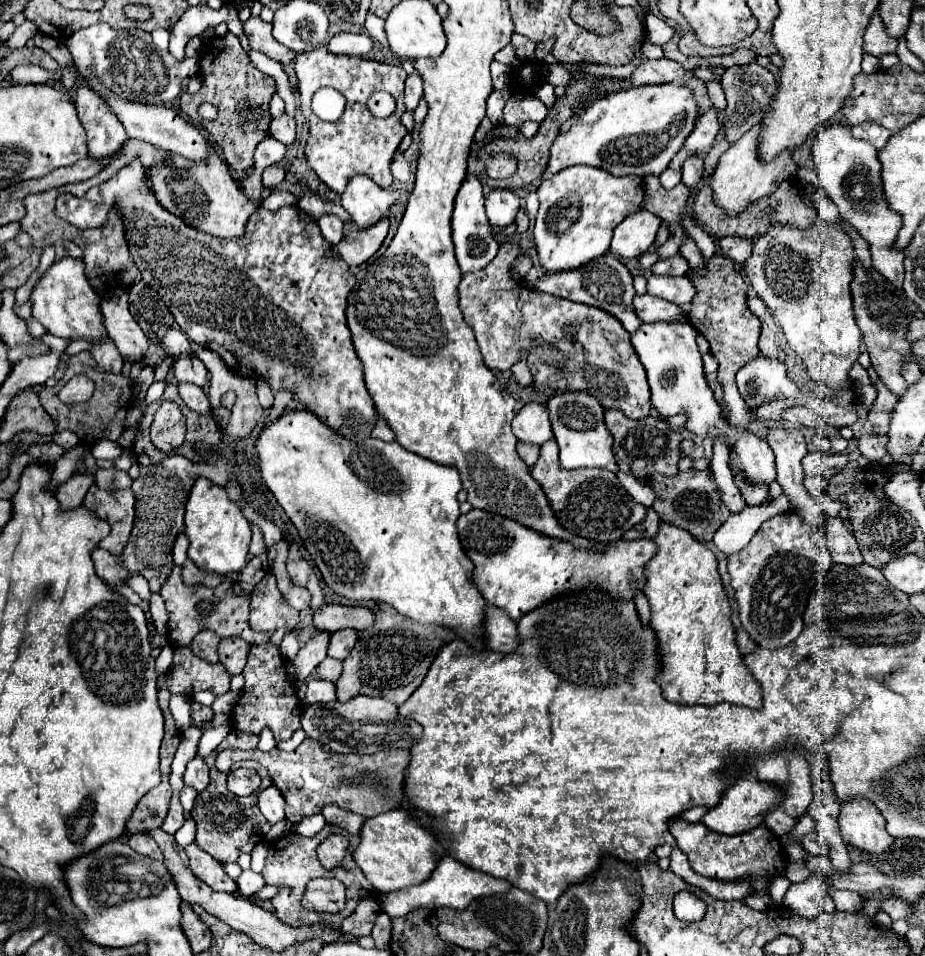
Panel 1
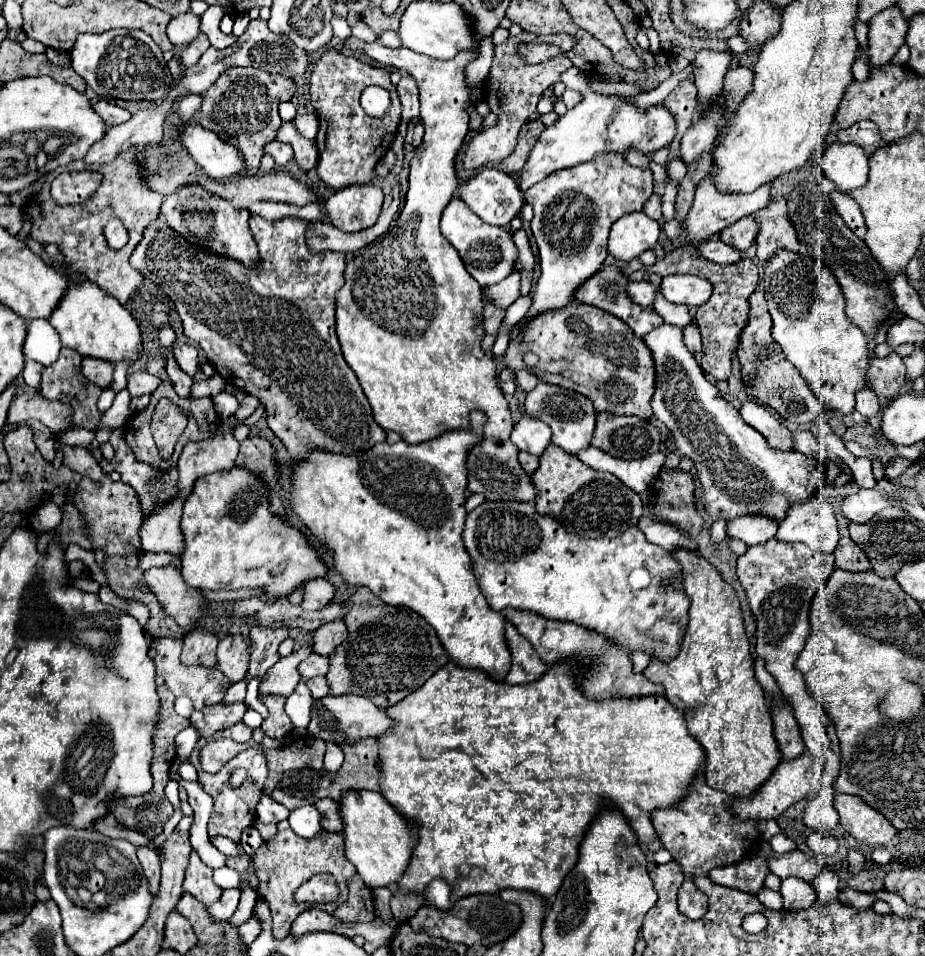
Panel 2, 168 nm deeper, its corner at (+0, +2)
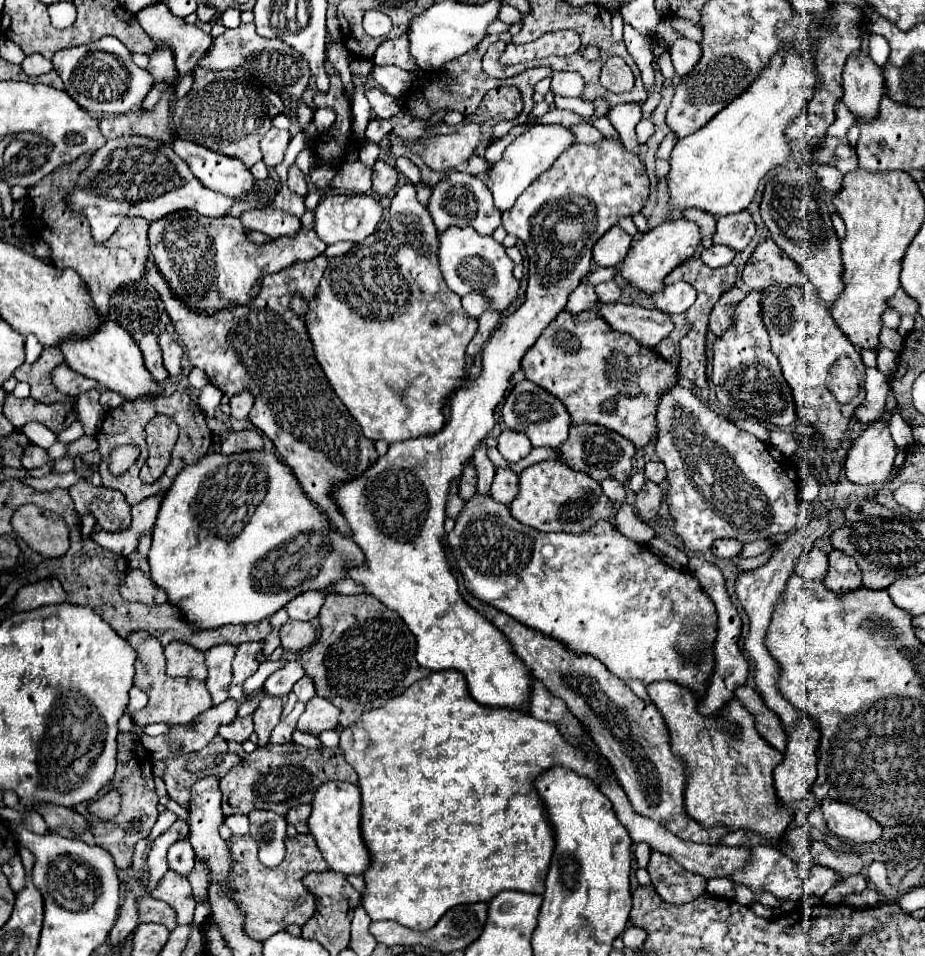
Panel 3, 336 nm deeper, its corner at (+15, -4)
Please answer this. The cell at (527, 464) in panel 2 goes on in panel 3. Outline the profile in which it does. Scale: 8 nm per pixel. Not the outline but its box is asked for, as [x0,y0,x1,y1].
[491,468,519,504]

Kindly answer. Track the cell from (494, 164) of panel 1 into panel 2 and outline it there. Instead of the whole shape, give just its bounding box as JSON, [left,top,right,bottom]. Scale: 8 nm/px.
[462,31,576,170]

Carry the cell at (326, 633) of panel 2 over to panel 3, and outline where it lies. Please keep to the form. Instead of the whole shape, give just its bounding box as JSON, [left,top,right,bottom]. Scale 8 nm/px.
[279,620,317,654]

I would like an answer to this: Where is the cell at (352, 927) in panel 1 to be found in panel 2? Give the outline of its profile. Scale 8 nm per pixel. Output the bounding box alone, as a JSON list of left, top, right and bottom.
[334,874,376,922]

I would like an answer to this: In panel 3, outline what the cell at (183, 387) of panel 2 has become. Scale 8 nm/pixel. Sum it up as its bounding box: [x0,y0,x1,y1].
[139,334,167,382]

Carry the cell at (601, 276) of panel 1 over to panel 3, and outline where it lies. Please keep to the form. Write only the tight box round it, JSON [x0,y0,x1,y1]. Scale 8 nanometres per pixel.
[597,302,673,348]

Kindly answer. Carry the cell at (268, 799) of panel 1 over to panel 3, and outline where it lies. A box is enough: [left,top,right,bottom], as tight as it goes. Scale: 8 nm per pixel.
[249,810,287,868]

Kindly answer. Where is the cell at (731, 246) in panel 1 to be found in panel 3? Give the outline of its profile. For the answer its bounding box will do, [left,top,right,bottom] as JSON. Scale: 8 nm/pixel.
[713,210,755,252]

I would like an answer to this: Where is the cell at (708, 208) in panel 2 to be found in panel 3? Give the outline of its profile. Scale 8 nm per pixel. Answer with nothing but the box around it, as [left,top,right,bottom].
[619,216,701,294]

